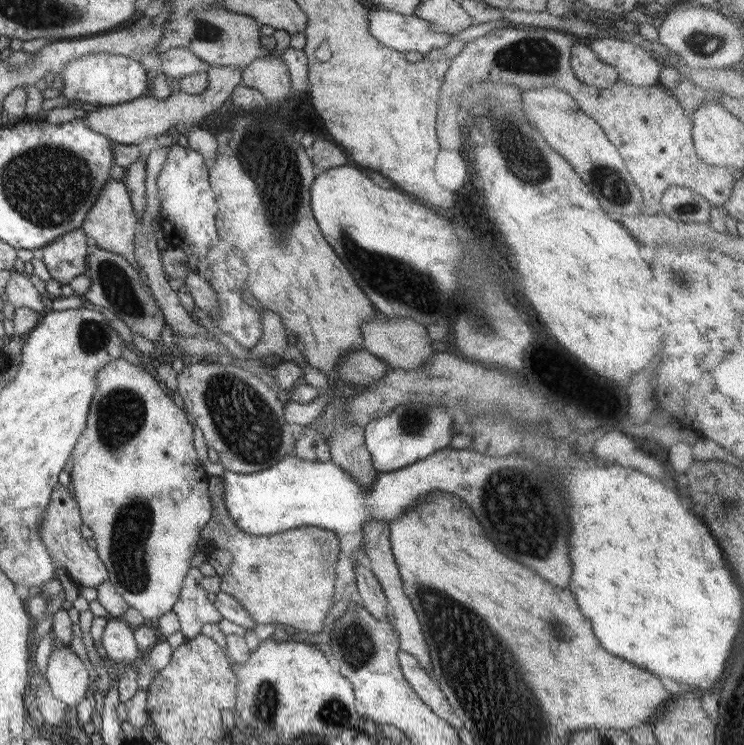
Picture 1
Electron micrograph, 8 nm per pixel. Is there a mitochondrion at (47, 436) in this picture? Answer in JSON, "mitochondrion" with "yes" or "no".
{"mitochondrion":"no"}

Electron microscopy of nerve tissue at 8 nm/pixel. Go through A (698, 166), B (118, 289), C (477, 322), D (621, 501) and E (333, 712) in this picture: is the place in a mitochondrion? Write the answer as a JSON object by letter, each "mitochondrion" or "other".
{"A":"other","B":"mitochondrion","C":"mitochondrion","D":"other","E":"mitochondrion"}

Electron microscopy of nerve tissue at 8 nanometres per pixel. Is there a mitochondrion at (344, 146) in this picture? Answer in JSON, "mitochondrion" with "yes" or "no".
{"mitochondrion":"no"}

